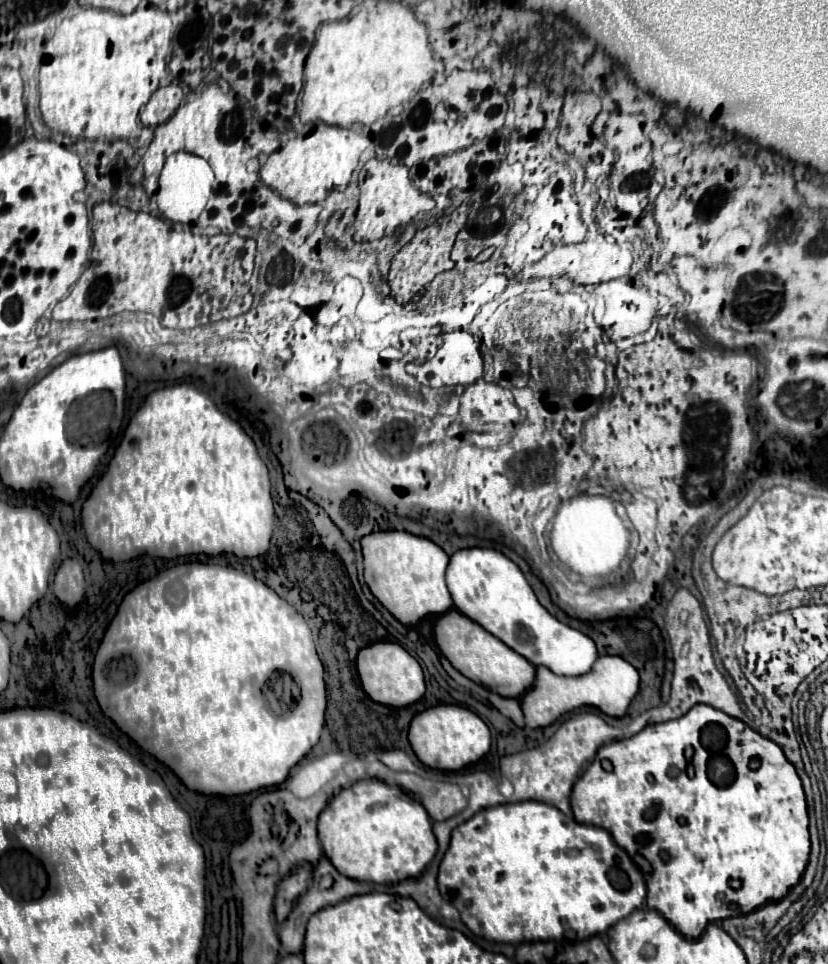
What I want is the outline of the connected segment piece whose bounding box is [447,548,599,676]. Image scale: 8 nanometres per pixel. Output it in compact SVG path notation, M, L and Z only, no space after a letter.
M487 548L459 550L447 566L447 586L453 604L535 666L547 666L559 676L583 676L599 660L597 644L583 632L559 622L537 600L523 572L501 552Z

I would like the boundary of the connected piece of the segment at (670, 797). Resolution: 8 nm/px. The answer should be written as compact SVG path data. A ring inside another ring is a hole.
M697 704L677 720L651 724L631 738L599 748L591 766L573 786L571 806L577 822L609 830L619 846L637 848L649 860L653 878L647 882L647 906L663 914L689 940L699 938L711 922L751 914L767 902L785 898L801 880L809 862L807 802L795 766L775 742L707 704ZM685 746L695 748L695 778L687 776L689 762L685 760ZM603 760L611 762L611 772L601 766ZM639 834L651 836L649 846L637 844ZM731 880L741 880L743 886L733 890L729 886ZM733 900L737 900L737 912L731 908Z

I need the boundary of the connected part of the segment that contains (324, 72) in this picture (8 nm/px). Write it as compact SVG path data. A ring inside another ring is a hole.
M369 2L367 8L357 16L341 22L327 22L317 30L315 46L305 62L305 102L301 94L301 120L341 128L351 128L353 124L371 126L391 108L405 104L413 90L427 86L437 74L435 66L437 60L429 48L427 28L409 8L405 8L401 2Z

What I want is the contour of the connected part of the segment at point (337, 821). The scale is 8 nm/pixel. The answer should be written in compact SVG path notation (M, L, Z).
M359 780L351 788L341 790L319 816L319 838L323 842L325 856L343 876L377 884L395 884L407 878L419 878L437 852L427 810L405 790L381 780Z

